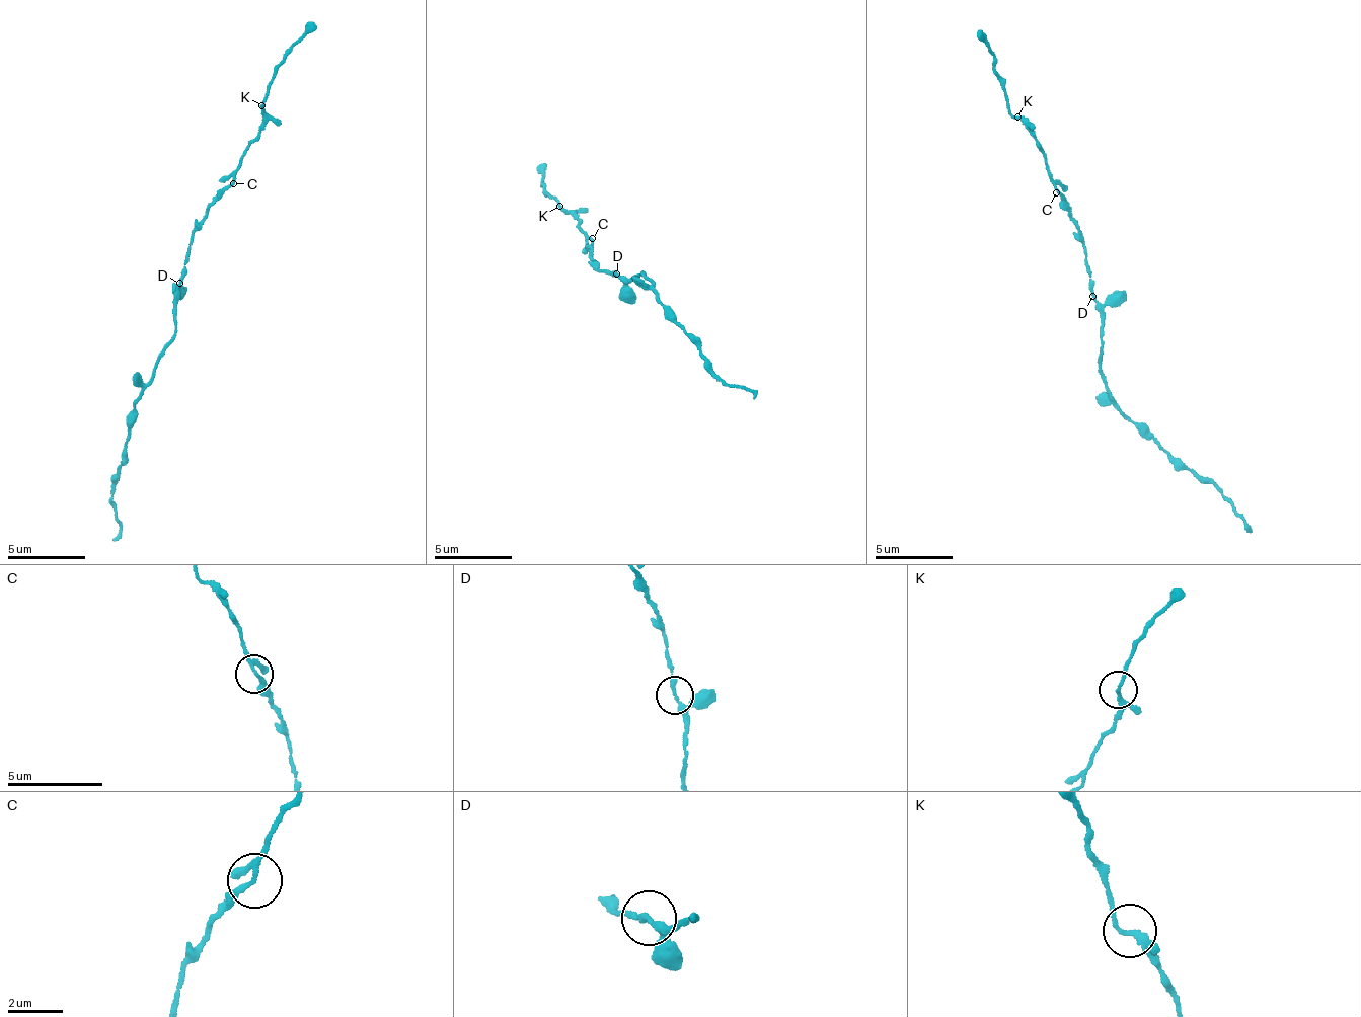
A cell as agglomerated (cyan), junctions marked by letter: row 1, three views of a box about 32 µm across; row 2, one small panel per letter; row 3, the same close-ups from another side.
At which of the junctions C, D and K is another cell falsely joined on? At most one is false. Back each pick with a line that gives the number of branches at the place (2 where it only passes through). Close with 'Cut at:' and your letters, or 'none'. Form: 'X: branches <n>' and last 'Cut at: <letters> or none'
Cut at: none

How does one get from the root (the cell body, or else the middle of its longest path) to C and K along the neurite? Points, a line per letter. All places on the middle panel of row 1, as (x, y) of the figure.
C: (618, 275), (612, 278), (602, 269), (596, 271), (589, 255), (594, 245), (592, 238)
K: (618, 275), (596, 271), (589, 255), (592, 242), (577, 230), (576, 219), (559, 207)

